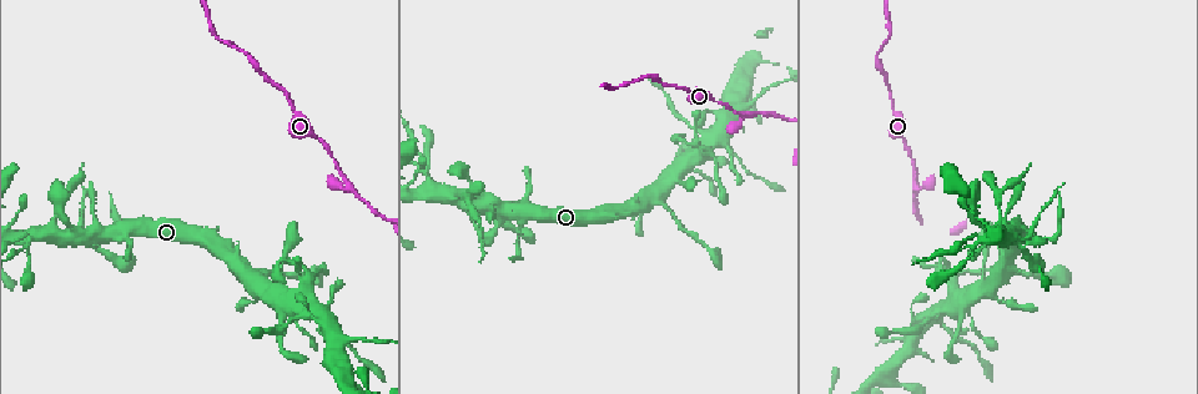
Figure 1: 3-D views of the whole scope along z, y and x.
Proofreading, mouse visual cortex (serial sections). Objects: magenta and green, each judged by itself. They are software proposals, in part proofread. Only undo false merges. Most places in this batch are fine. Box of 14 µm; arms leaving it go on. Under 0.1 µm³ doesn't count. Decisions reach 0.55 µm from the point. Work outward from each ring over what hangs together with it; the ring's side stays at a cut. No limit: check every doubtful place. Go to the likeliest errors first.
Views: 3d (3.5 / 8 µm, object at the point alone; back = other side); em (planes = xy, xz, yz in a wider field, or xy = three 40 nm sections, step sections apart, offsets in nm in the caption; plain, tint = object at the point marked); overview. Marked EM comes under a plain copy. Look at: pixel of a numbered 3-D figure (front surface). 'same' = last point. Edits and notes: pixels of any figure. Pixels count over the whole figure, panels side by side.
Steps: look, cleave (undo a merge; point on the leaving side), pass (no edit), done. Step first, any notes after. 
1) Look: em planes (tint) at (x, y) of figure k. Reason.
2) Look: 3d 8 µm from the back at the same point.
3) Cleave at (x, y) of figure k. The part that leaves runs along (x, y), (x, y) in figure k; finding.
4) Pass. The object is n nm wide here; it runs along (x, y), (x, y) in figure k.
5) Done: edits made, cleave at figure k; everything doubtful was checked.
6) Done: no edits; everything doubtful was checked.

Look: 3d 3.5 µm at (983, 236) of figure 1. Two arms at a narrow angle.

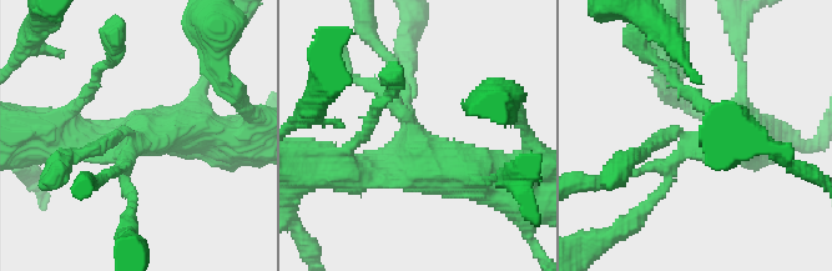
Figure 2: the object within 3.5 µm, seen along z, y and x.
Pass. The arms are 150, 200, 400, 500 nm wide; it runs along (502, 187), (437, 171), (406, 108) in figure 2; continuous, no second cell.

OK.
Look: 3d 3.5 µm at (26, 247) of figure 1. A narrow waist.

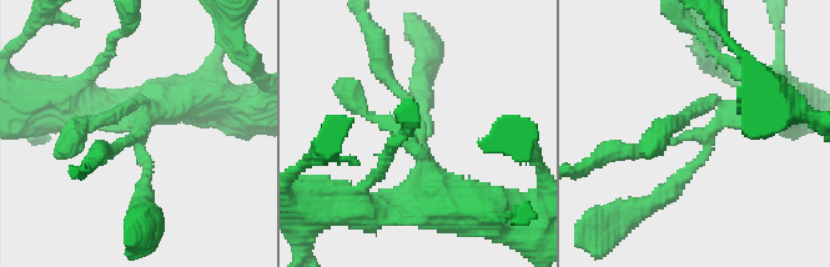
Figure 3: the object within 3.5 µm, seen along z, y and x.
Pass. It runs along (432, 186), (417, 122), (378, 49) in figure 3; continuous, no second cell.

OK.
Look: 3d 3.5 µm at (351, 185) of figure 1. Abrupt turn.

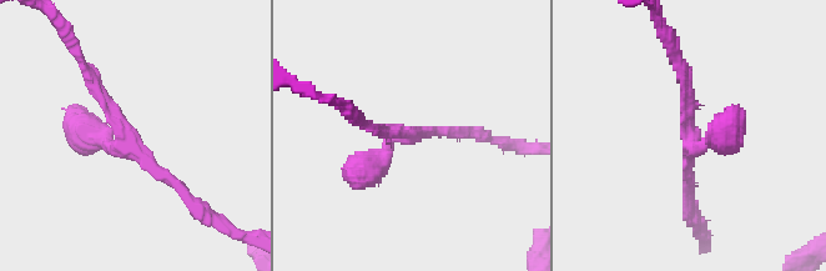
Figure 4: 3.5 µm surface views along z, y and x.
Look: em xy step 3 (tint) at (129, 142) of figure 4.

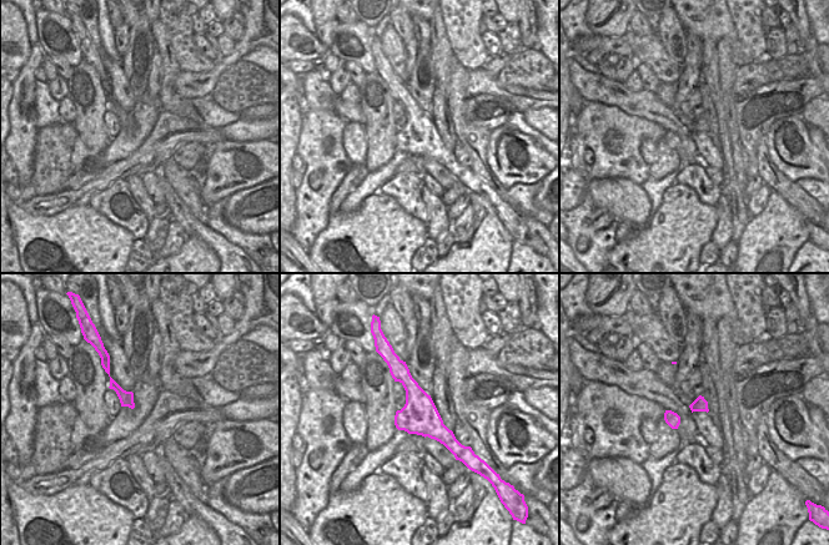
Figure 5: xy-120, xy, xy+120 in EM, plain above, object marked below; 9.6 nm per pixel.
Pass. Continuous, no second cell.

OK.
Done: no edits; everything doubtful was checked.

